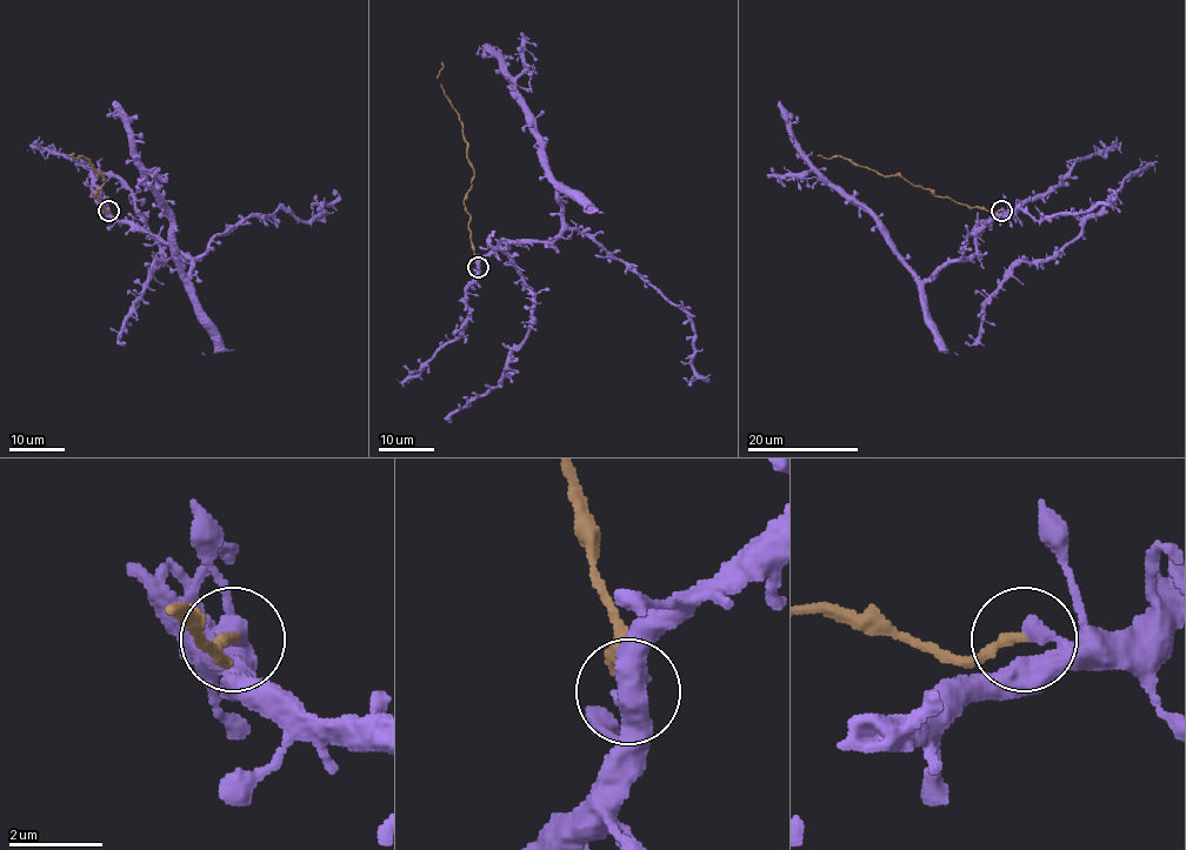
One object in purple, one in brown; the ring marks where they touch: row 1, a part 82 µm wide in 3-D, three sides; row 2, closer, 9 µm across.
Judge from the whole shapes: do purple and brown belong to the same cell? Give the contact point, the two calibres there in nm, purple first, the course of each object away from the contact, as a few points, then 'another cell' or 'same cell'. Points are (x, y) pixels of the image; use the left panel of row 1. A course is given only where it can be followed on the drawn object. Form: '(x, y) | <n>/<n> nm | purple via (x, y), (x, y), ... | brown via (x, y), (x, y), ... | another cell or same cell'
(108, 211) | 320/180 nm | purple via (108, 209), (172, 243), (191, 260), (190, 279), (174, 252), (174, 220), (142, 179), (114, 100) | brown via (108, 209), (106, 213), (94, 196), (104, 178), (97, 175), (85, 158), (67, 155), (72, 153) | another cell

